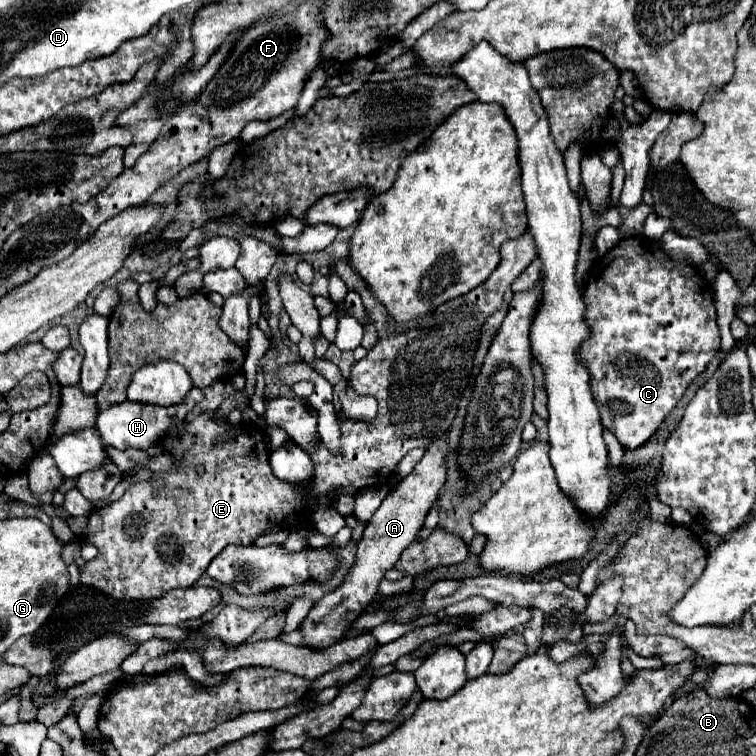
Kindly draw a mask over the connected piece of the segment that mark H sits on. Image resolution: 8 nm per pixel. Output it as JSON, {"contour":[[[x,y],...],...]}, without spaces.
{"contour":[[[193,388],[191,392],[187,392],[187,400],[180,404],[176,403],[177,406],[147,406],[147,404],[139,404],[139,402],[123,402],[119,406],[113,406],[109,410],[103,410],[99,412],[97,416],[97,428],[105,440],[105,444],[113,446],[113,448],[119,448],[119,450],[127,450],[127,448],[141,448],[141,450],[147,450],[151,446],[155,446],[159,440],[163,440],[167,436],[167,432],[173,428],[175,422],[181,422],[185,420],[187,412],[203,400],[203,392],[201,388]]]}

